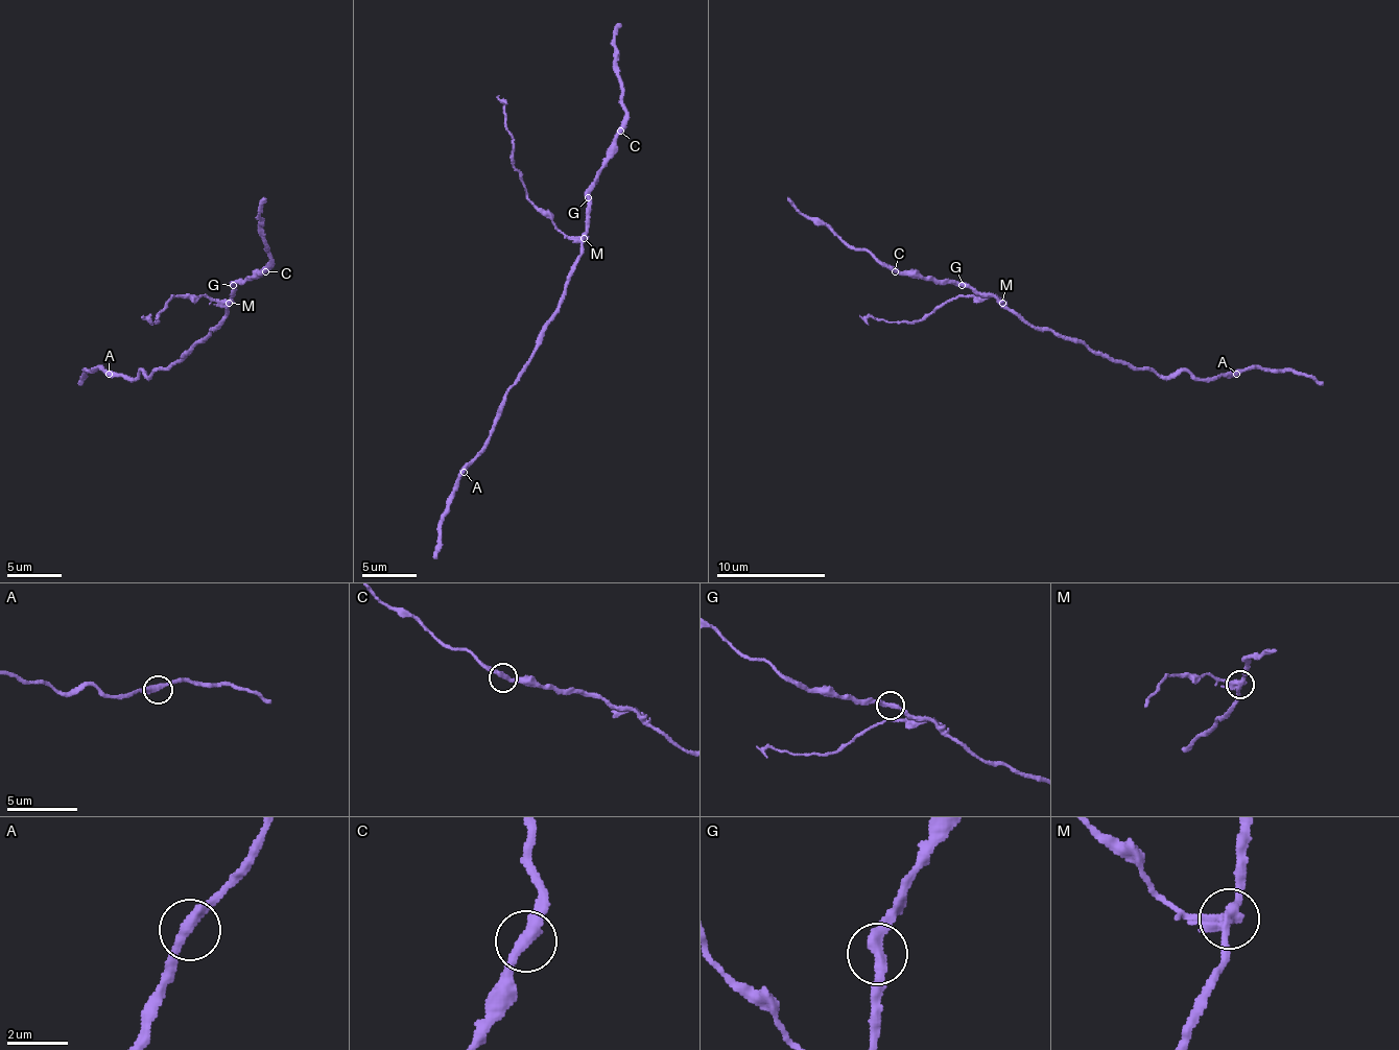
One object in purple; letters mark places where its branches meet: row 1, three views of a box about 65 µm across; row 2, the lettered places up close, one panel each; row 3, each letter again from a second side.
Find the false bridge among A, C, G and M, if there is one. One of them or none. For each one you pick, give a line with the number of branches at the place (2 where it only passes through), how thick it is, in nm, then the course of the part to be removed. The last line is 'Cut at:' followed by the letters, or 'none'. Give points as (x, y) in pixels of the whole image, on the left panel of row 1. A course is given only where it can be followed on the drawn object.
M: 3 branches meet; 320 nm thick; foreign part runs (228, 304), (214, 304), (206, 295), (173, 295), (157, 314), (157, 323), (143, 314)
Cut at: M

